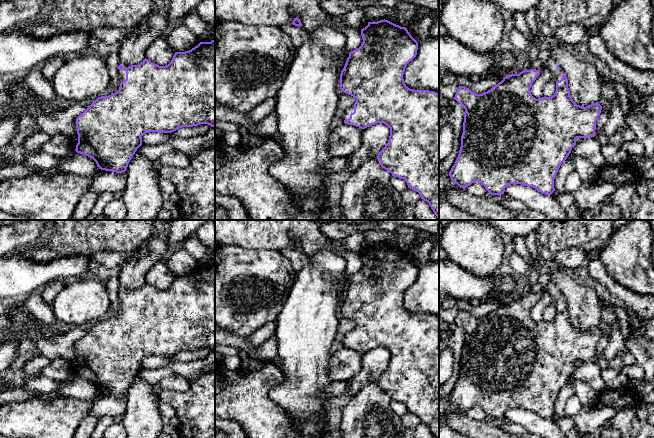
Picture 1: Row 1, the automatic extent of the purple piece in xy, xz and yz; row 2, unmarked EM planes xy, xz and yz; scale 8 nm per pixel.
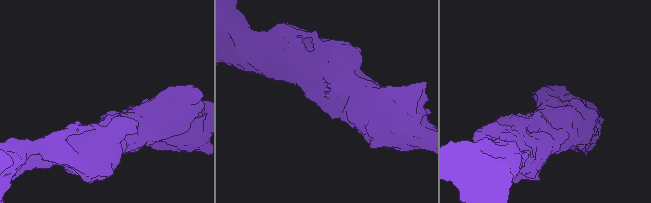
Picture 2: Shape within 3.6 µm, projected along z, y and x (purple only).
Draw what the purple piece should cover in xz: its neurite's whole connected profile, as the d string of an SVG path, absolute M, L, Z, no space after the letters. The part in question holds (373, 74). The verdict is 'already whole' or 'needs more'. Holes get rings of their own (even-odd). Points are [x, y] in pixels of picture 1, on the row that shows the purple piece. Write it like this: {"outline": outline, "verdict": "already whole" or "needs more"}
{"outline": "M380 20L368 22L368 25L361 29L361 35L363 42L361 46L349 53L346 64L340 74L340 89L343 94L351 95L356 100L355 103L346 108L342 116L342 120L345 124L353 125L361 129L365 129L377 123L384 123L390 128L390 136L388 143L379 152L377 159L381 167L389 171L392 176L404 179L408 185L408 188L419 193L421 199L428 202L431 209L439 220L439 93L429 90L413 90L406 86L403 75L407 64L412 61L418 50L418 42L411 36L407 28L396 25L388 20Z", "verdict": "needs more"}

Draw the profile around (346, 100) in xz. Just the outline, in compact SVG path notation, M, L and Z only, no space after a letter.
M341 94L341 100L339 101L339 108L346 109L349 105L354 105L355 98L351 95Z

